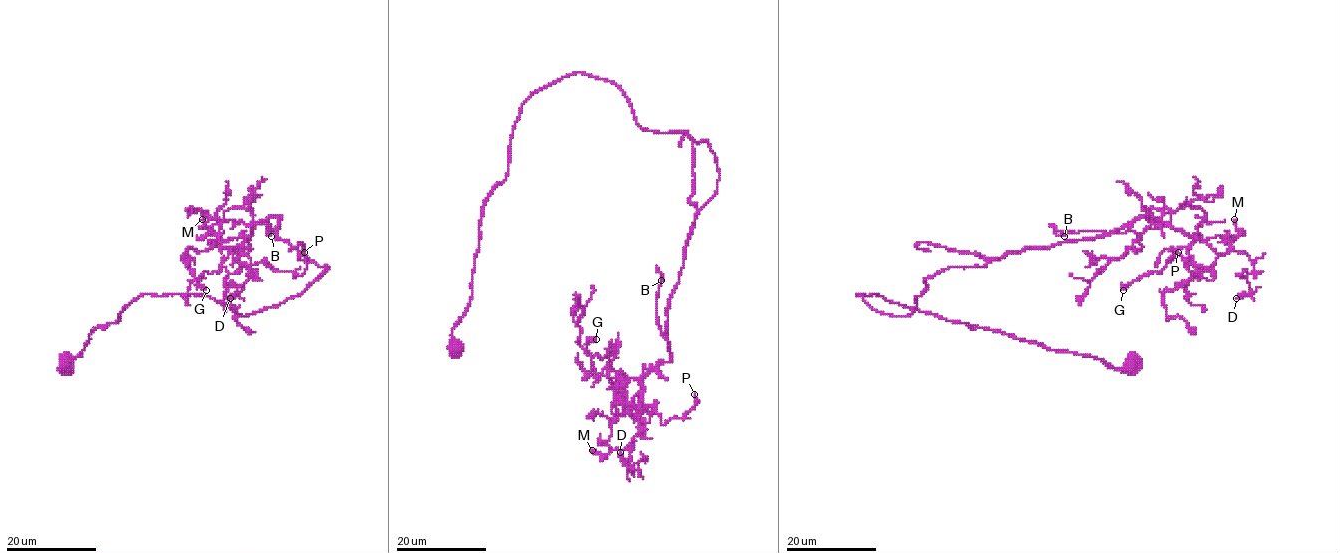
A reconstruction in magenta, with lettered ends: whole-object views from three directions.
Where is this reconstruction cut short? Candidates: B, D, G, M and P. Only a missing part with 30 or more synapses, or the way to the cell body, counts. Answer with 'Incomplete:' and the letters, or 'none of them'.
Incomplete: none of them

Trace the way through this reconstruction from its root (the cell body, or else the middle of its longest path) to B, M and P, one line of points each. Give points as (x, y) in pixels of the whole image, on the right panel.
B: (1133, 365), (857, 294), (908, 316), (939, 272), (1130, 227), (1055, 229), (1064, 236)
M: (1133, 365), (857, 294), (908, 316), (925, 278), (953, 266), (1108, 236), (1141, 217), (1233, 240), (1234, 219)
P: (1133, 365), (857, 294), (908, 316), (939, 272), (1141, 217), (1184, 230), (1208, 269), (1178, 252)

